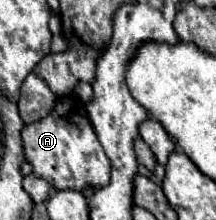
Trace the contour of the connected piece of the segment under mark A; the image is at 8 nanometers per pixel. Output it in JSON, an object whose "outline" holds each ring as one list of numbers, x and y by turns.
{"outline":[[60,97,46,119,26,125,22,143,26,159,34,167,32,173,44,177,56,189,82,191,86,185,106,185,110,179,110,161,86,117,84,103,76,97]]}

